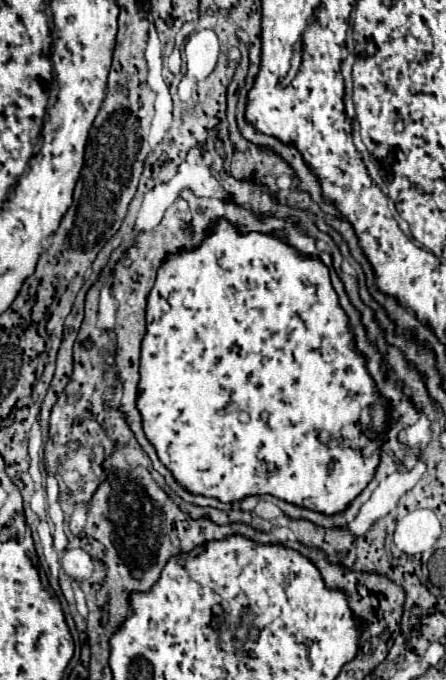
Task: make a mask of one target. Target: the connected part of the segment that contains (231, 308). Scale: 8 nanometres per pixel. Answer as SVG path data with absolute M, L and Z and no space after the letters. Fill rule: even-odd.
M219 217L209 229L205 229L205 239L197 247L181 247L175 253L169 253L157 271L157 281L147 297L147 331L141 341L141 381L137 395L137 409L143 419L145 437L157 449L157 457L171 471L177 483L193 495L217 497L221 503L237 503L249 495L273 495L287 503L333 515L341 513L353 497L357 497L367 483L373 479L373 473L379 465L379 451L383 445L383 433L389 429L391 409L383 403L373 377L367 371L367 359L357 351L355 335L349 327L347 315L339 305L337 293L329 281L329 269L321 259L301 255L295 247L285 243L273 233L241 233L237 227L223 217ZM321 429L327 433L327 439L321 439ZM335 459L341 465L333 467L333 473L327 473L327 463Z

